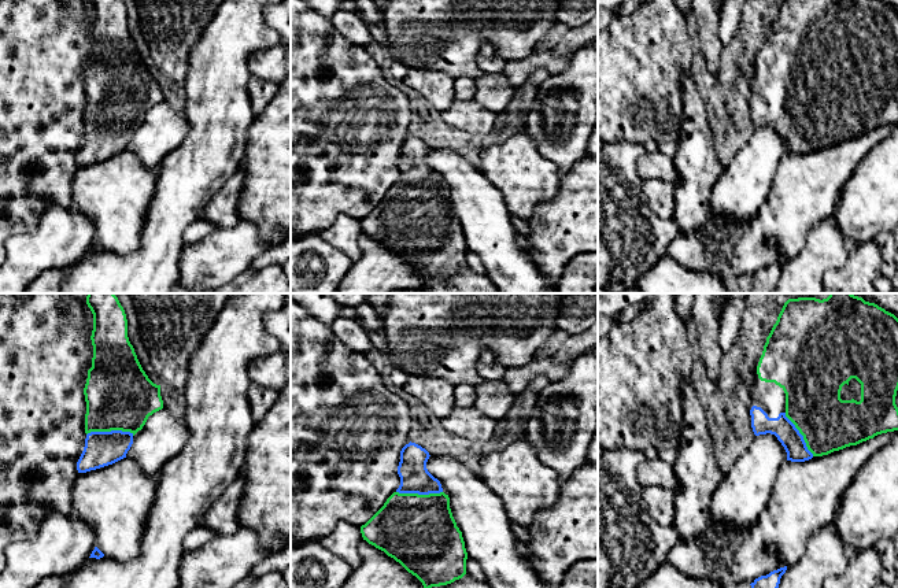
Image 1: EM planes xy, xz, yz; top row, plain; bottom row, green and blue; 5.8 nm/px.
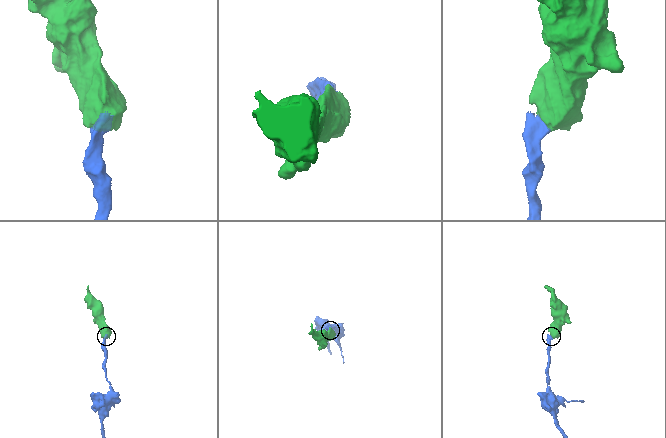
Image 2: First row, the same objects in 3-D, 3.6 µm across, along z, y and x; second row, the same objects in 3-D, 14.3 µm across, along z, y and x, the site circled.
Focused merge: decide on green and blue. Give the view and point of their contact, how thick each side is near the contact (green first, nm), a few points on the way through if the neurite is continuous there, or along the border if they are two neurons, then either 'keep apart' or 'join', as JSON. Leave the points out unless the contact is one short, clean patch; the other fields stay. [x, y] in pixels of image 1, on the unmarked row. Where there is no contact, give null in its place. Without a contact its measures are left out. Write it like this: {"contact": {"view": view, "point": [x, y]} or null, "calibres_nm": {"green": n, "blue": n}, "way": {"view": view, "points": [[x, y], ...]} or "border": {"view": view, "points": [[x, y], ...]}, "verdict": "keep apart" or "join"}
{"contact": {"view": "xy", "point": [110, 124]}, "calibres_nm": {"green": 400, "blue": 200}, "way": {"view": "xy", "points": [[119, 89], [110, 124], [108, 133], [102, 141]]}, "verdict": "join"}

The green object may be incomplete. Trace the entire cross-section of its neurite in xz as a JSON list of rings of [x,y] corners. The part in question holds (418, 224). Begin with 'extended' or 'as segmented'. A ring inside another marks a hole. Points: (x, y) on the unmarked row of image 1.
extended; [[[411,134],[402,141],[398,159],[399,181],[361,219],[363,233],[399,255],[422,275],[425,284],[462,271],[468,252],[462,225],[450,201],[450,191],[443,185],[440,174],[426,162],[429,149],[425,141]]]

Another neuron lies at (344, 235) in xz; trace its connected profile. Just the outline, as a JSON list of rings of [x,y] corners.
[[[341,214],[332,226],[321,233],[321,237],[332,247],[340,249],[352,262],[356,262],[362,256],[362,249],[359,247],[362,234],[361,221]]]

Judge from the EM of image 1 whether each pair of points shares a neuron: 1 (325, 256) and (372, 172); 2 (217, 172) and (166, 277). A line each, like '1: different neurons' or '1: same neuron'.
1: different neurons
2: same neuron

